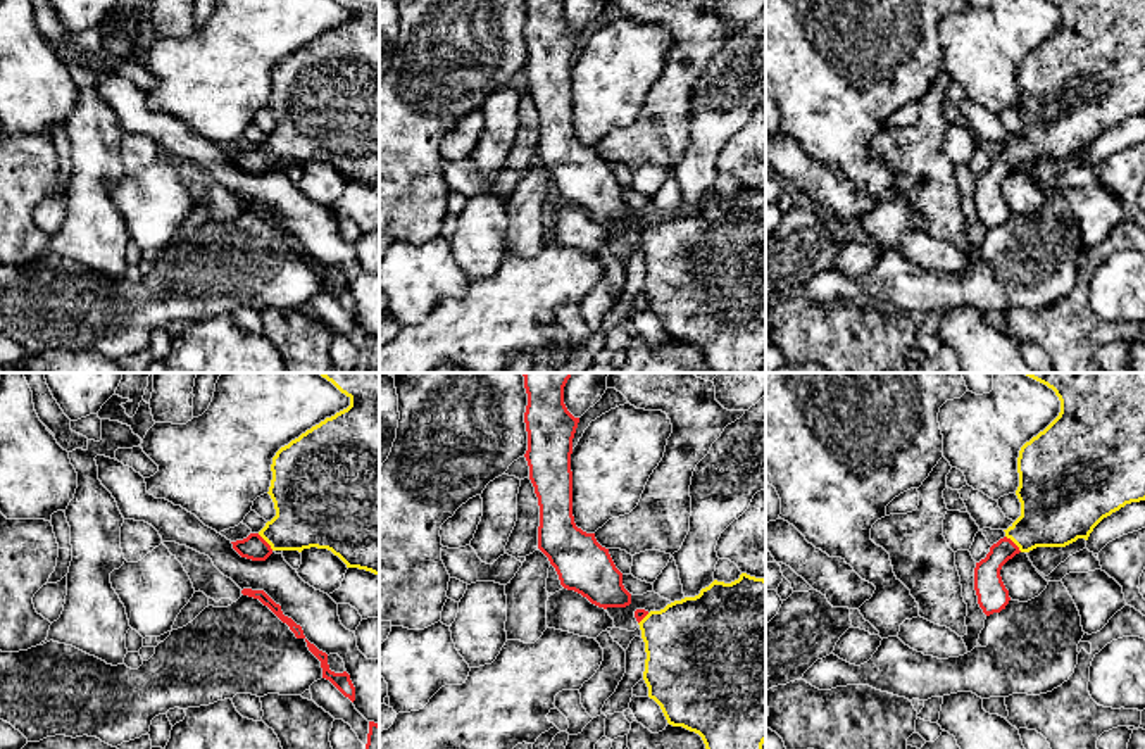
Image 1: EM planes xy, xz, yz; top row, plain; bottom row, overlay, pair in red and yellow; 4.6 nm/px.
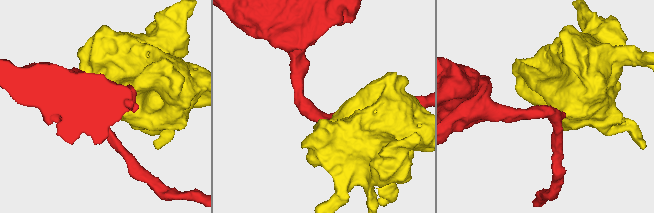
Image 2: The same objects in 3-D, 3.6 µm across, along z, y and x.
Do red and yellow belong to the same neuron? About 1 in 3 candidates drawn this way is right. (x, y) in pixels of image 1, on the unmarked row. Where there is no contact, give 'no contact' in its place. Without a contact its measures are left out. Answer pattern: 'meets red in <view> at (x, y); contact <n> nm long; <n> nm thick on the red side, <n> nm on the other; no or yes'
meets red in yz at (1014, 157); contact 110 nm long; 140 nm thick on the red side, 340 nm on the other; yes

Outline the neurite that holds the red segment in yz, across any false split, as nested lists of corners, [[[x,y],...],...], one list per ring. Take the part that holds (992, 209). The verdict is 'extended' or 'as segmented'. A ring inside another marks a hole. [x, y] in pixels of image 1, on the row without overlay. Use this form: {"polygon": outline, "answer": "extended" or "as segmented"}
{"polygon": [[[1048,0],[1061,14],[1059,29],[1036,50],[1026,55],[1017,71],[1021,129],[1007,142],[1005,150],[990,160],[974,181],[978,217],[986,230],[1009,217],[1000,183],[1019,166],[1036,160],[1066,160],[1078,152],[1088,154],[1093,142],[1126,117],[1145,114],[1145,0]]], "answer": "extended"}

